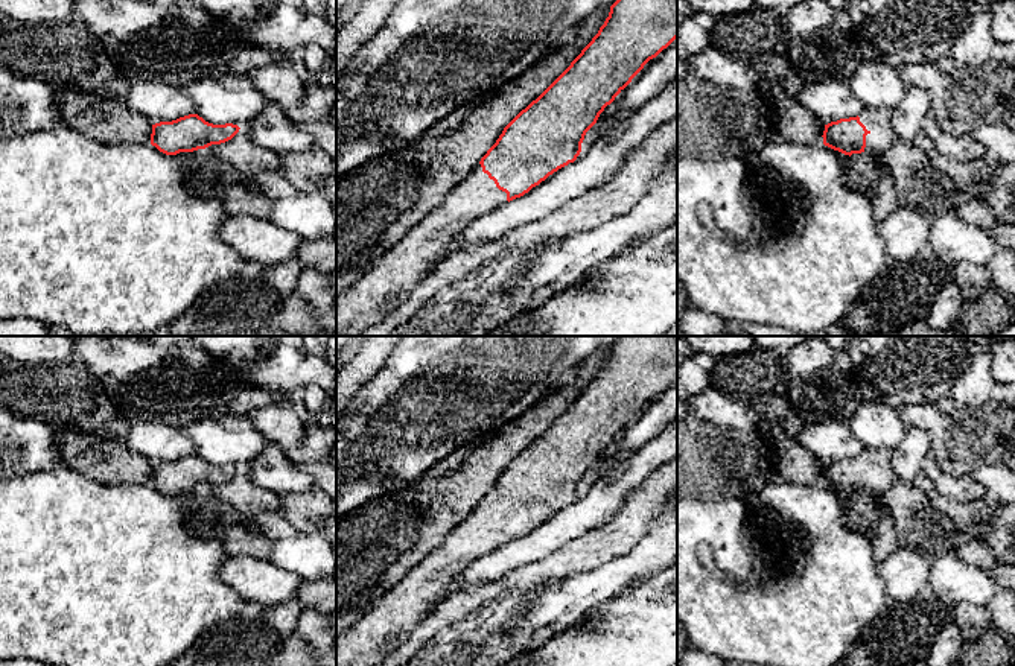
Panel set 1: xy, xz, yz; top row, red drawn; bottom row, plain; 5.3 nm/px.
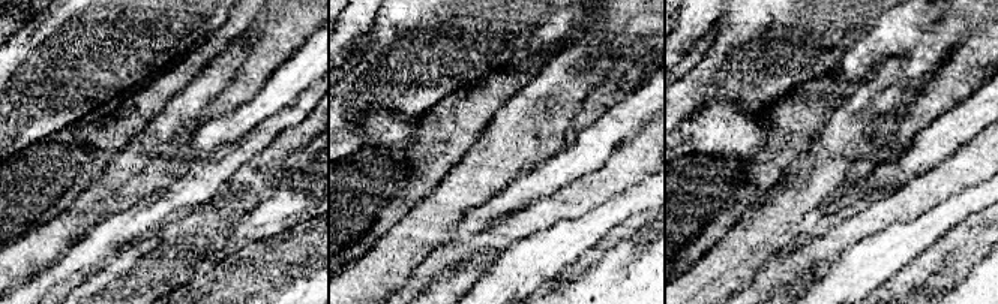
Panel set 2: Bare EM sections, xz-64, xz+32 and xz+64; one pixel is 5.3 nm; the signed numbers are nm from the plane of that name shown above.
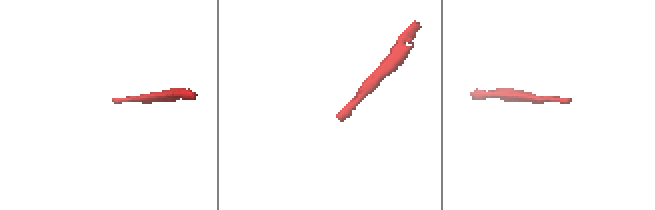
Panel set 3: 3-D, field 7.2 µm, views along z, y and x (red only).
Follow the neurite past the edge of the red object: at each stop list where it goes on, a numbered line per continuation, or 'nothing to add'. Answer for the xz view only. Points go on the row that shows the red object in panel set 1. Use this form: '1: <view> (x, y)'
1: xz (388, 282)

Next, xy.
nothing to add

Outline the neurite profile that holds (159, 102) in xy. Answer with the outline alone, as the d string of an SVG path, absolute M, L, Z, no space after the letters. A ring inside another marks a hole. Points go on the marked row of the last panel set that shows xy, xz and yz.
M132 82L123 103L152 125L195 114L195 105L181 87L166 82Z

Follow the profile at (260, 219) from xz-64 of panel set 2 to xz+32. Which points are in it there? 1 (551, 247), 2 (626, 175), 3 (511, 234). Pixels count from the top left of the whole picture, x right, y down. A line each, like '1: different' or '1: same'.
1: same
2: different
3: different

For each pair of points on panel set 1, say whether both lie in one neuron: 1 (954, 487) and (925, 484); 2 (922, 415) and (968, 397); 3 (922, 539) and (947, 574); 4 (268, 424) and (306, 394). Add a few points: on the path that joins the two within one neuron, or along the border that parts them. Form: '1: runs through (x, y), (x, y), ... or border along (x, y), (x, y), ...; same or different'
1: border along (922, 473), (938, 491), (967, 502); different
2: border along (947, 396), (959, 408); different
3: border along (947, 552), (927, 558); different
4: border along (300, 399), (320, 426); different

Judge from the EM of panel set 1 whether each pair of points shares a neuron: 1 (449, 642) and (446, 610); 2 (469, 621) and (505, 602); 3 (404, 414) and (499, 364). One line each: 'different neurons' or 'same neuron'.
1: different neurons
2: same neuron
3: same neuron

